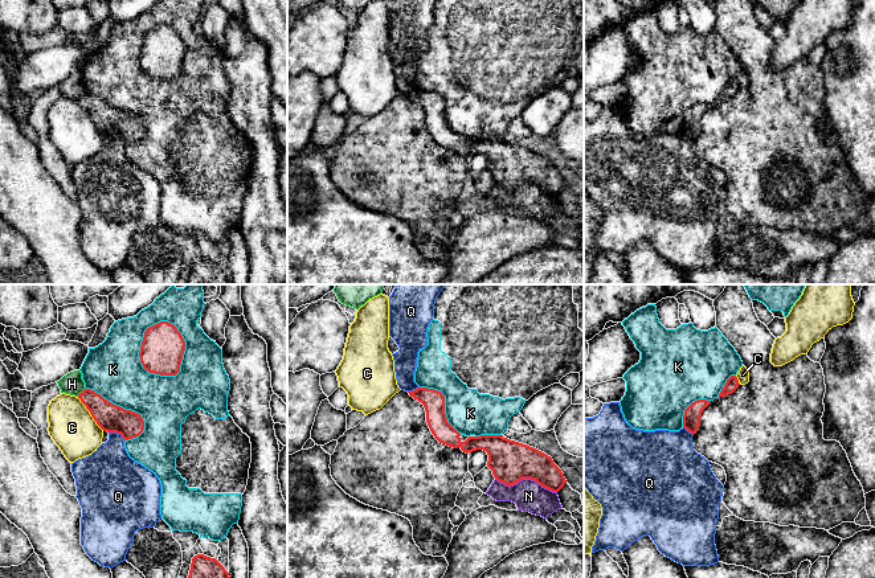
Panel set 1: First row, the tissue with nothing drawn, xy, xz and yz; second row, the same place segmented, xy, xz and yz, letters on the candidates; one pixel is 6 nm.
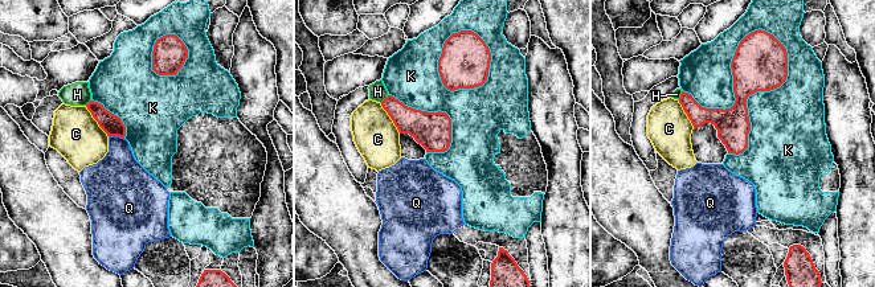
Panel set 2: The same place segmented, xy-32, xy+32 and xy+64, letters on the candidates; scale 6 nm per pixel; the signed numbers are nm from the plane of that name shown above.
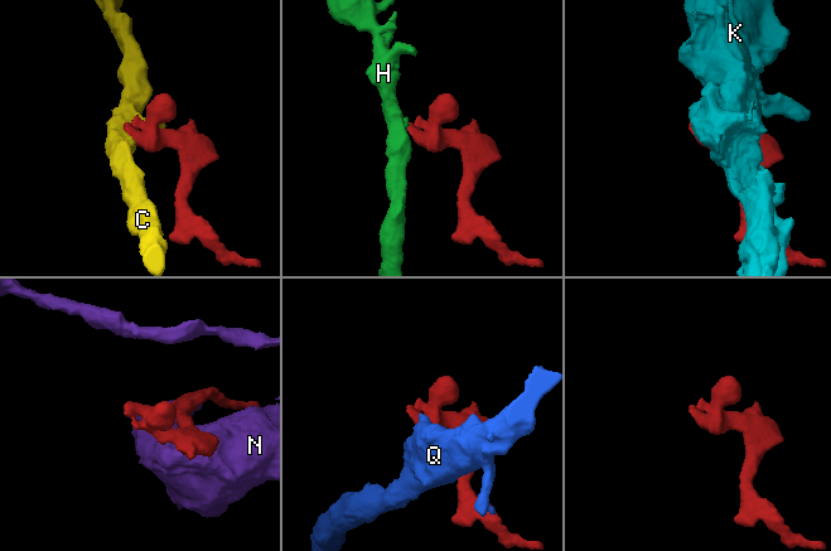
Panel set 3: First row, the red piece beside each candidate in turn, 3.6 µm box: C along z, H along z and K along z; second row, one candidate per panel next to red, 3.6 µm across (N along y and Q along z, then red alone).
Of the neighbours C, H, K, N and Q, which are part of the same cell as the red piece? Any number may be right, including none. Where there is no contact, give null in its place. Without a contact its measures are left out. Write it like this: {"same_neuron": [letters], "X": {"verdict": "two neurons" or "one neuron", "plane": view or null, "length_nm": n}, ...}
{"same_neuron": [], "C": {"verdict": "two neurons", "plane": "xy", "length_nm": 260}, "H": {"verdict": "two neurons", "plane": "xy", "length_nm": 80}, "K": {"verdict": "two neurons", "plane": "xy", "length_nm": 360}, "N": {"verdict": "two neurons", "plane": "xz", "length_nm": 380}, "Q": {"verdict": "two neurons", "plane": "xy", "length_nm": 120}}

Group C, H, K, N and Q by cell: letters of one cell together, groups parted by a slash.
C / H / K / N / Q

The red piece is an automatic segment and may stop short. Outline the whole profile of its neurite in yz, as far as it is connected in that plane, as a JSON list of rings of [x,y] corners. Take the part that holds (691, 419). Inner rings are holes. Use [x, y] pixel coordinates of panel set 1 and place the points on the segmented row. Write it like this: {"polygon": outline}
{"polygon": [[[698,399],[684,410],[683,427],[692,435],[696,434],[700,425],[702,413],[710,405],[710,402],[711,401],[707,399]]]}

